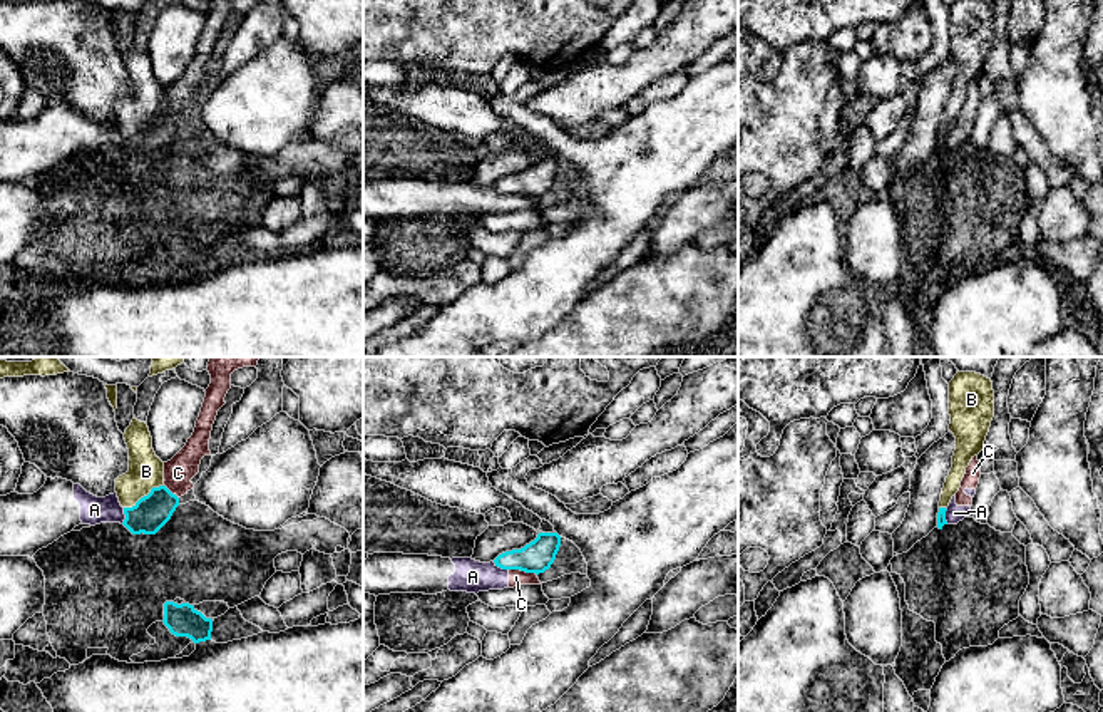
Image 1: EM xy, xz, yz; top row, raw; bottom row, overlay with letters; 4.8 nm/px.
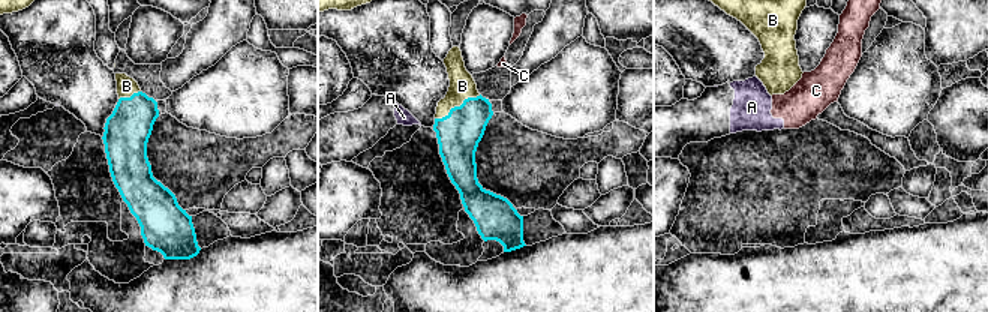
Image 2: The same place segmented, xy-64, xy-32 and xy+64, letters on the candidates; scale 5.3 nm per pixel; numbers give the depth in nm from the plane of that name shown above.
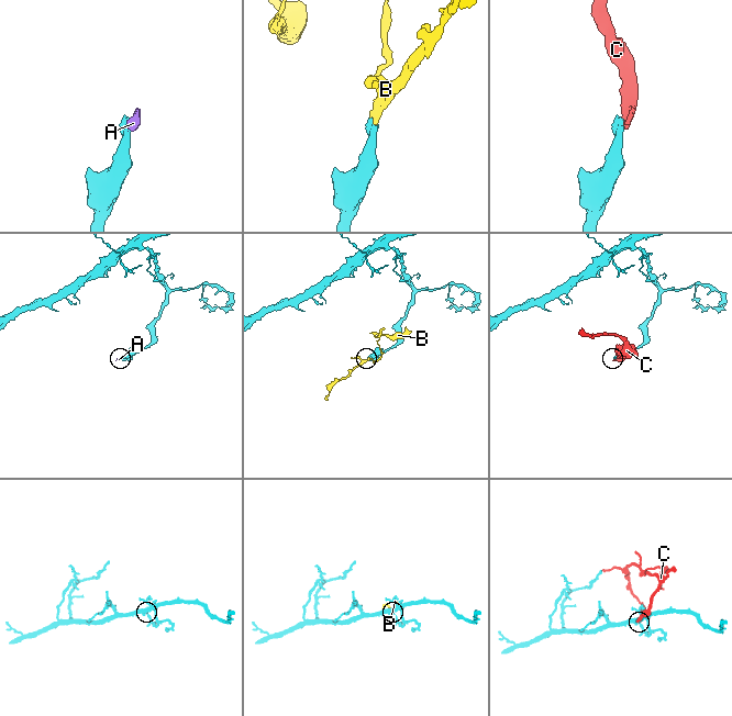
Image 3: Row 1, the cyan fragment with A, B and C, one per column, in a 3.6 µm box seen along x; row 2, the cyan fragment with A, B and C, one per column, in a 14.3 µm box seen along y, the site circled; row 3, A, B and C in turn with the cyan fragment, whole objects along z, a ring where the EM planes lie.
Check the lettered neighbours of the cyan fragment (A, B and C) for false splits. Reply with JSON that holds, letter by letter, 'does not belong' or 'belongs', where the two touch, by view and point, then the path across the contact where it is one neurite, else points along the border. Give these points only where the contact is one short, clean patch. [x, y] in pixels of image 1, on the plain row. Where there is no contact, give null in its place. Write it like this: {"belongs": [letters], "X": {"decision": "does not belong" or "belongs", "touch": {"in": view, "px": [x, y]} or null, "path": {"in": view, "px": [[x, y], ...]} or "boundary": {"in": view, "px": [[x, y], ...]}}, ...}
{"belongs": ["B"], "A": {"decision": "does not belong", "touch": {"in": "xz", "px": [501, 191]}, "boundary": {"in": "xz", "px": [[492, 186], [507, 195]]}}, "B": {"decision": "belongs", "touch": {"in": "xy", "px": [144, 121]}, "path": {"in": "xy", "px": [[153, 136], [144, 121], [146, 96]]}}, "C": {"decision": "does not belong", "touch": {"in": "xz", "px": [523, 195]}, "boundary": {"in": "xz", "px": [[509, 193], [536, 200]]}}}

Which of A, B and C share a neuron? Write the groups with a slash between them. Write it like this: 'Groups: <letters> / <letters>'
Groups: A C / B

